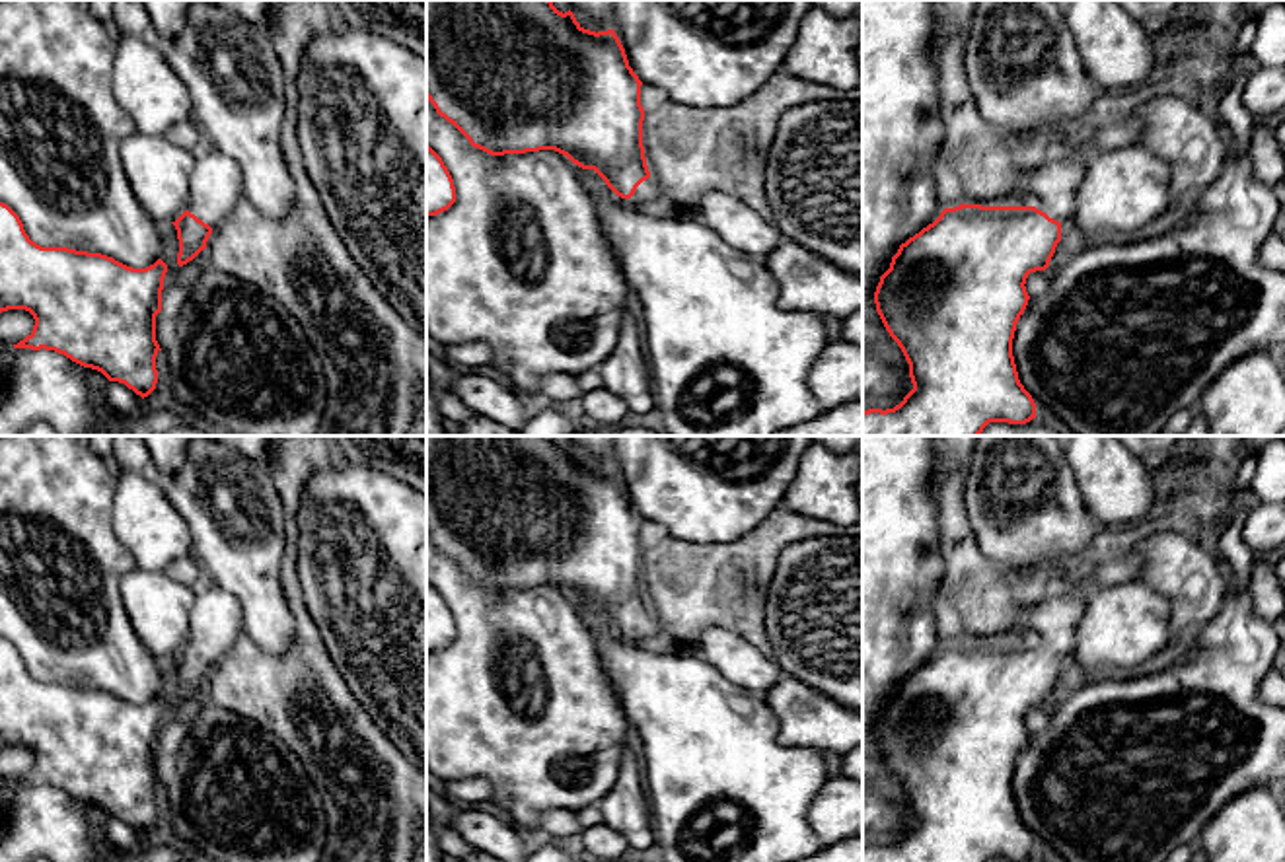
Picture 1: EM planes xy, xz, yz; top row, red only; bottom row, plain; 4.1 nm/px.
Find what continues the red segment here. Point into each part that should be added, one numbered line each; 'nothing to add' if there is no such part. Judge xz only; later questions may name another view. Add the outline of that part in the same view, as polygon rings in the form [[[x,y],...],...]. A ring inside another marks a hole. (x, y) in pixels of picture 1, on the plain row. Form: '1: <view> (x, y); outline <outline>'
1: xz (649, 625); outline [[[648,613],[646,617],[642,617],[637,623],[635,630],[629,636],[633,640],[642,640],[642,638],[654,636],[658,632],[662,632],[662,627],[660,627],[658,619],[652,613]]]

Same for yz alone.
1: yz (1050, 623); outline [[[1123,547],[1096,553],[1077,580],[1063,582],[1028,609],[1022,625],[1024,634],[1049,654],[1063,658],[1075,648],[1075,627],[1084,609],[1086,586],[1118,586],[1141,580],[1143,558]]]

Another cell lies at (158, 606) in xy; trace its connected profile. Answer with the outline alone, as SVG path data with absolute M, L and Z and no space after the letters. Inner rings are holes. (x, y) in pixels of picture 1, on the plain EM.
M134 568L121 580L134 632L164 664L187 646L195 595L197 588L173 580L167 570Z

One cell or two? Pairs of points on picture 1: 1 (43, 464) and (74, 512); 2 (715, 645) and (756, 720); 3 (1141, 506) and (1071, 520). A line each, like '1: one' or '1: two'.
1: one
2: two
3: two

